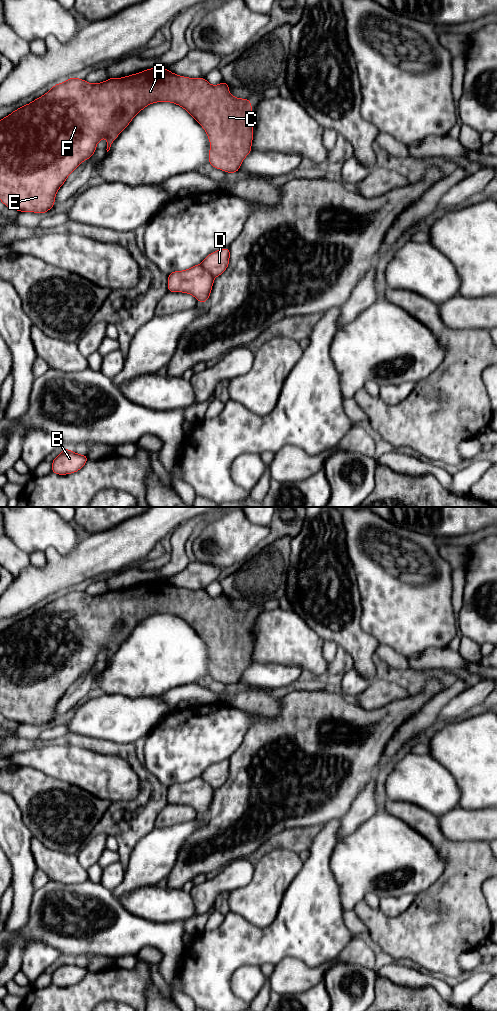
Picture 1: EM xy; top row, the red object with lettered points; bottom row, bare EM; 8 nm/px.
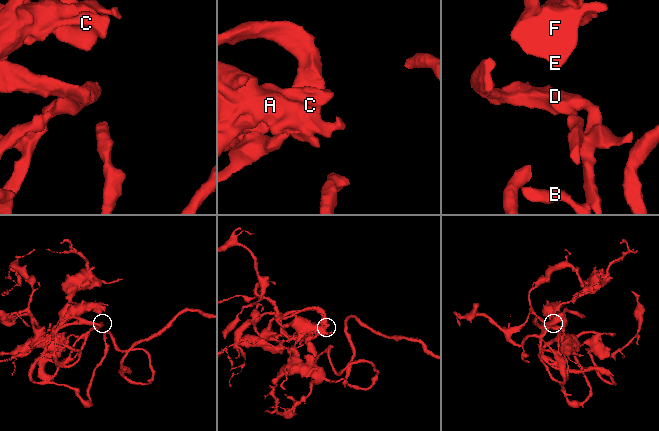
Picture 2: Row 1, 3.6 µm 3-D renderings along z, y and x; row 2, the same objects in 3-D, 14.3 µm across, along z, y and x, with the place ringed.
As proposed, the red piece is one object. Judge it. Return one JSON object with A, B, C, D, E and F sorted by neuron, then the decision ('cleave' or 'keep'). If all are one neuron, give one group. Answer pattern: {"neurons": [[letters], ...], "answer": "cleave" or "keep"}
{"neurons": [["A", "B", "C", "D", "E", "F"]], "answer": "keep"}

